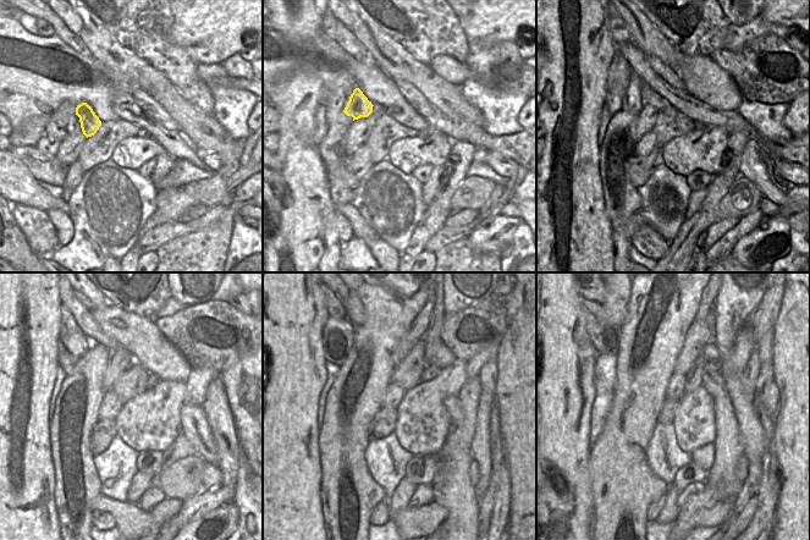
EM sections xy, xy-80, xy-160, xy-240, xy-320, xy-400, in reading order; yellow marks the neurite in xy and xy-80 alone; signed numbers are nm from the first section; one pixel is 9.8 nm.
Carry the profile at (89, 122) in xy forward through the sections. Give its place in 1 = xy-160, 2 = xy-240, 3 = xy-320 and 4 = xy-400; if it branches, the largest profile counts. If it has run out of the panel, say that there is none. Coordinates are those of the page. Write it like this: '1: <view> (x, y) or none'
1: xy-160 (632, 102)
2: xy-240 (72, 348)
3: xy-320 (337, 334)
4: xy-400 (609, 341)

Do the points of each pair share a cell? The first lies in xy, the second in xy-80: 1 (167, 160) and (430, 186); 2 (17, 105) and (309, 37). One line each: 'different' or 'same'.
1: same
2: different

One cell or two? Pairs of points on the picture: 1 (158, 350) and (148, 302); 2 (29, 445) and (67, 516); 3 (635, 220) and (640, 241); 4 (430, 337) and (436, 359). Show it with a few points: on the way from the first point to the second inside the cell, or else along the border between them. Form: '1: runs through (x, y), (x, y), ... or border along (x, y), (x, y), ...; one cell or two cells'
1: border along (114, 306), (141, 317); two cells
2: border along (53, 464), (54, 506), (59, 521); two cells
3: border along (646, 222), (640, 225), (629, 237); two cells
4: border along (442, 342), (428, 361), (428, 364); two cells

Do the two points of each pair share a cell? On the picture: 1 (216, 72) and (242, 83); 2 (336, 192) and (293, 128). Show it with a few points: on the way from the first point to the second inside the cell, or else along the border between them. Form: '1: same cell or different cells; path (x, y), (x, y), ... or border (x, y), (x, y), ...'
1: same cell; path (222, 78), (227, 82), (236, 82)
2: different cells; border (328, 180), (330, 198), (334, 203)

